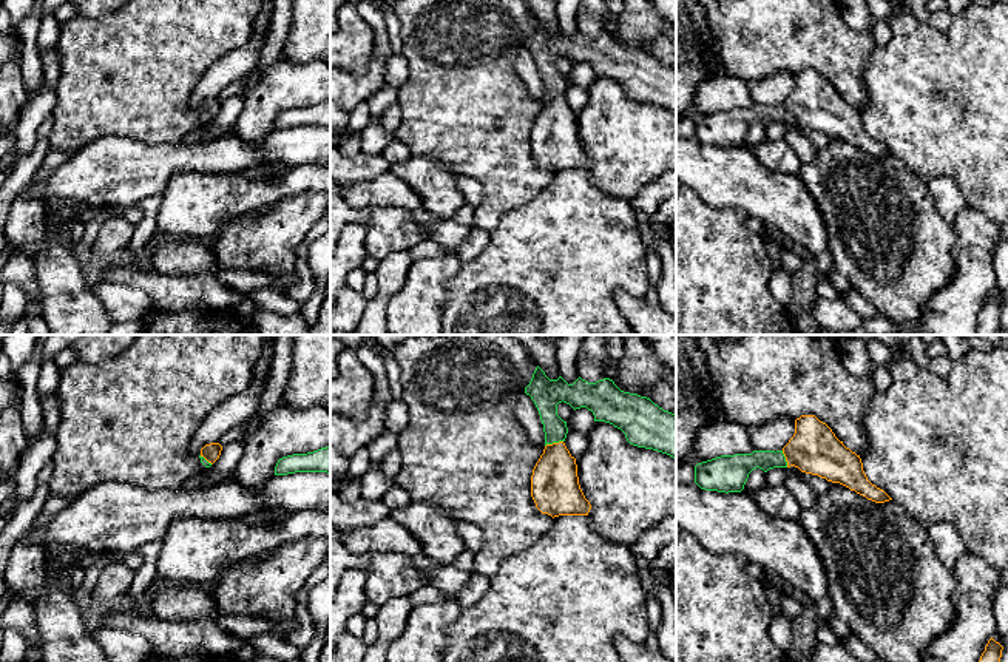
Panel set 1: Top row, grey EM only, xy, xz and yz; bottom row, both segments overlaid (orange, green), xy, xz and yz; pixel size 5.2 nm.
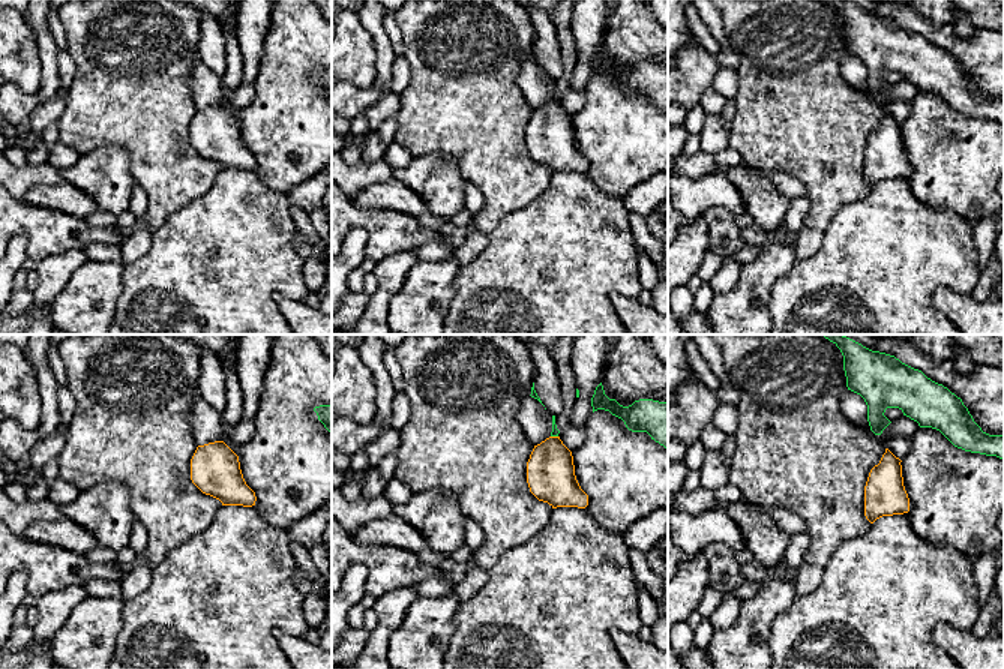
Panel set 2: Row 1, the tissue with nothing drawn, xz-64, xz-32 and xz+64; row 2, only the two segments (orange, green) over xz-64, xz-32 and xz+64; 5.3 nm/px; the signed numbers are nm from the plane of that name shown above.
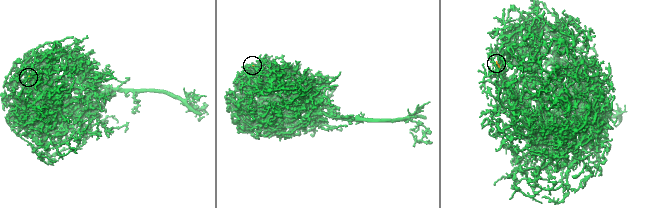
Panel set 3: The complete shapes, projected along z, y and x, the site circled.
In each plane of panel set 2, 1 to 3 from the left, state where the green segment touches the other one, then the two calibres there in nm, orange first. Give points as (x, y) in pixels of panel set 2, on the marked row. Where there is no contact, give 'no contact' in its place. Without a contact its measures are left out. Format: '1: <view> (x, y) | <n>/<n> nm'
1: no contact
2: xz-32 (554, 437) | 260/40 nm
3: no contact

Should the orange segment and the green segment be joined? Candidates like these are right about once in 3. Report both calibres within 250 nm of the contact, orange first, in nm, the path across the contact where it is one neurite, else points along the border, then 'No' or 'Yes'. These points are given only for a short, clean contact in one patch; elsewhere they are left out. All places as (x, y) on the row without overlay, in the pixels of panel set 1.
Thickness 260 nm (orange) against 140 nm. Path across: xz (554, 139), (553, 97), (547, 51). Yes

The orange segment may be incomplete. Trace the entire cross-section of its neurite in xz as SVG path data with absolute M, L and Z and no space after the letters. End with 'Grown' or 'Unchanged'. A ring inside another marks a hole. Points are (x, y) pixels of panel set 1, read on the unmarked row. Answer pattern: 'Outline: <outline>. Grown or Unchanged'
Outline: M537 20L525 48L534 56L545 86L545 103L531 130L531 151L542 168L588 170L591 164L579 139L576 113L563 97L568 82L557 69L562 56L574 65L587 62L594 76L621 83L630 99L676 113L676 68L621 45L610 32L588 37L579 31L568 39L562 31L550 34Z. Grown

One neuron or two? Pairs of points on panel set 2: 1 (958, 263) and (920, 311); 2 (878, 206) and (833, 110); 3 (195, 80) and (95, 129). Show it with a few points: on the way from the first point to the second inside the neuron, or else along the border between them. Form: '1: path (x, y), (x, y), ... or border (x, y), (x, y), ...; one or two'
1: path (944, 269), (920, 293), (920, 297); one
2: border (871, 188), (865, 197), (841, 209); two
3: border (198, 60), (188, 77), (188, 87), (197, 110); two

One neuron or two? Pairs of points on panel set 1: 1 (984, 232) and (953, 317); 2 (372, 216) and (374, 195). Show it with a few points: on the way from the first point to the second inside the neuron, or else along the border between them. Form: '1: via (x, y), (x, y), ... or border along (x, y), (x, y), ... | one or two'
1: via (974, 253), (974, 280), (965, 295) | one
2: border along (346, 201), (355, 207), (399, 206), (408, 212) | two

